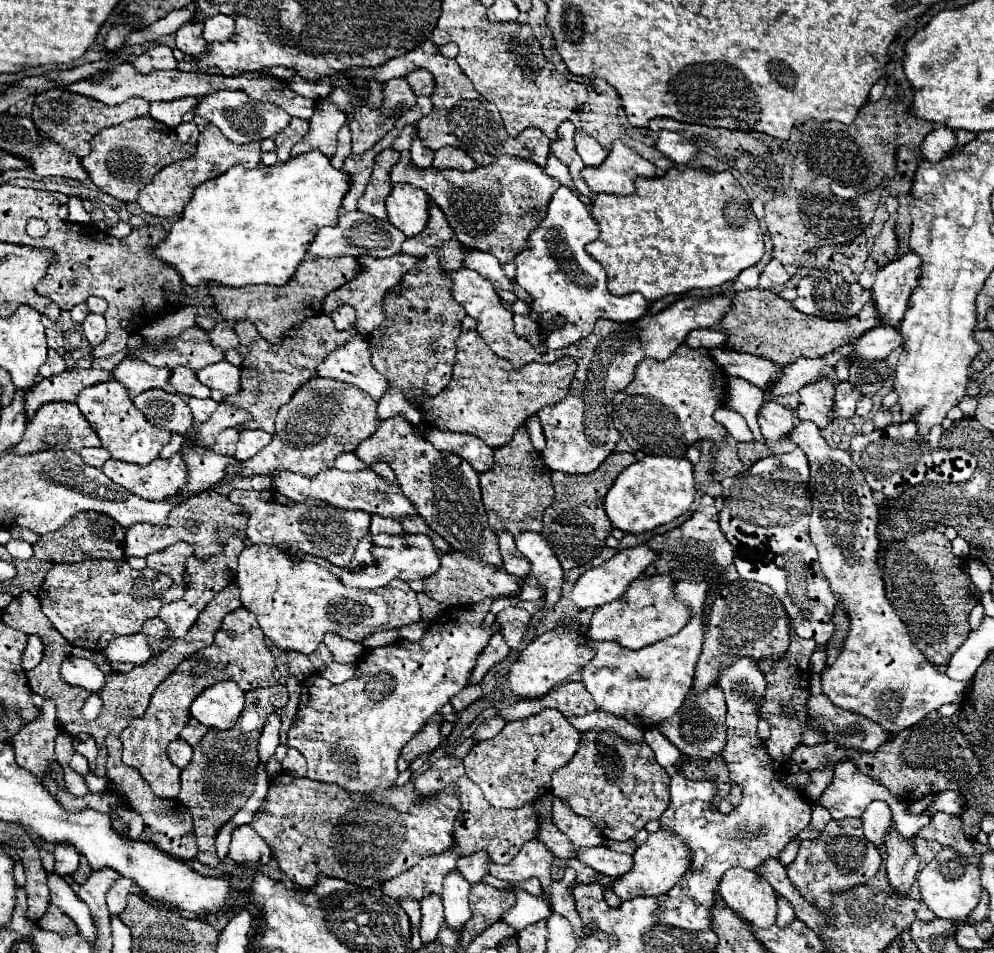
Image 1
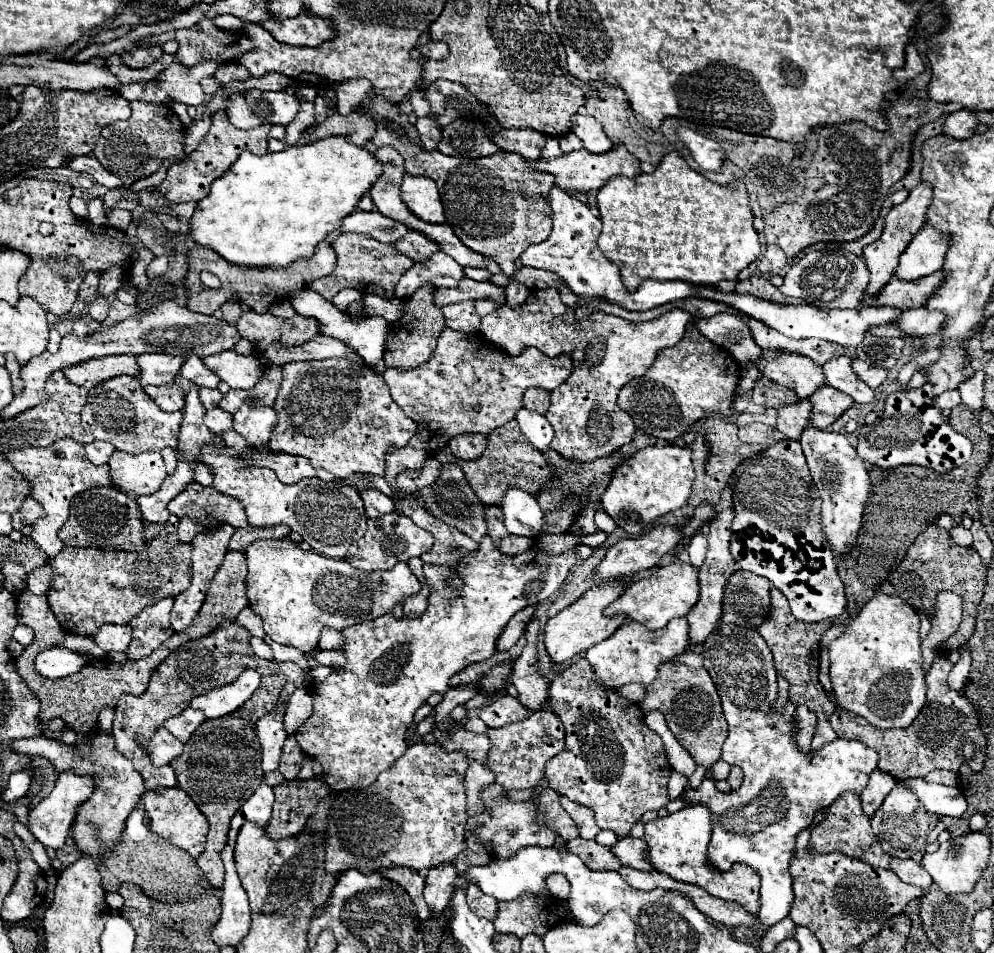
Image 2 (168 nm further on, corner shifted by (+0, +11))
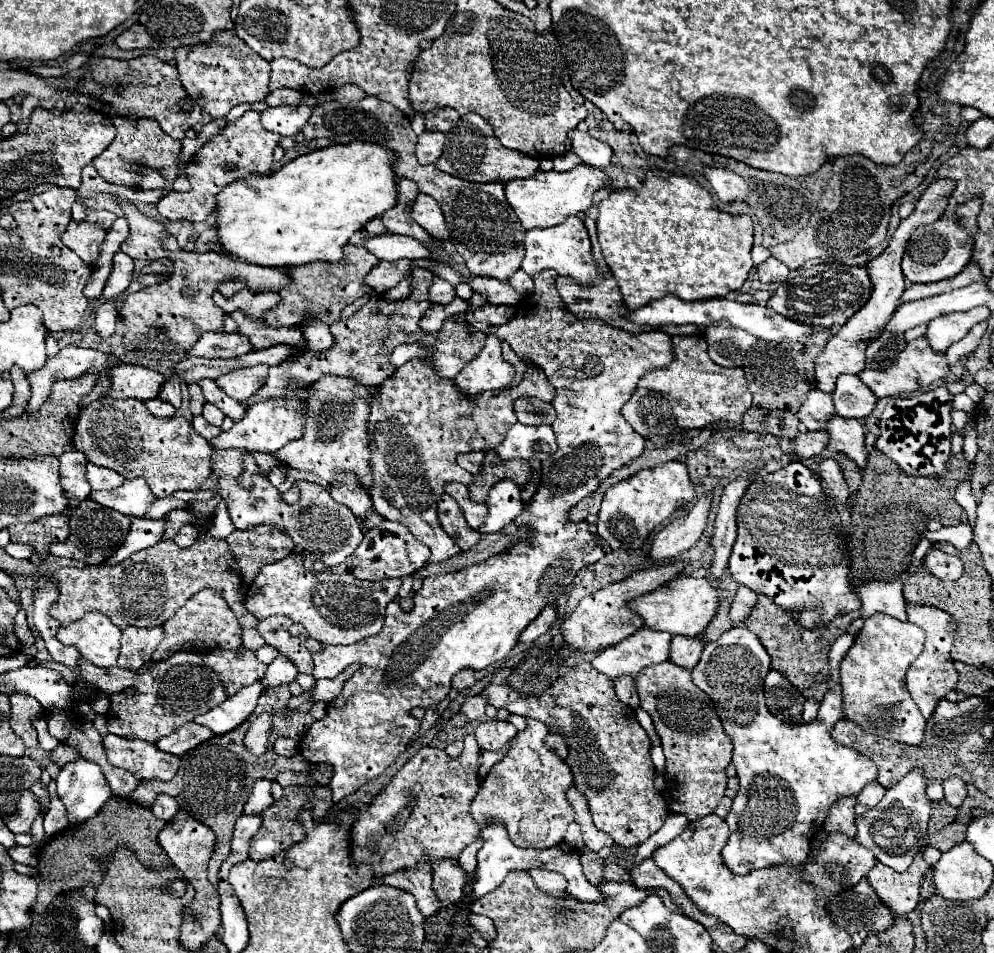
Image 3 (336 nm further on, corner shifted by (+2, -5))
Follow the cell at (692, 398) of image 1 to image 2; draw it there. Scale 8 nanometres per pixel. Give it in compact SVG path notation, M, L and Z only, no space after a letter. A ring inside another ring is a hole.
M689 324L681 342L661 350L641 378L621 388L617 404L633 418L637 430L659 442L673 442L701 418L731 416L737 382L739 364L723 348L717 348L717 344L699 334L695 324Z

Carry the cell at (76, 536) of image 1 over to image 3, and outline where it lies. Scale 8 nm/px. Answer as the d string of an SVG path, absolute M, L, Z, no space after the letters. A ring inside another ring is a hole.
M83 500L79 502L79 506L73 510L71 518L69 518L69 528L71 528L71 536L61 542L61 544L53 544L51 546L51 556L55 558L75 558L81 560L85 564L103 564L127 538L129 534L129 524L131 518L123 516L111 508L103 508L99 504L95 504L93 500Z

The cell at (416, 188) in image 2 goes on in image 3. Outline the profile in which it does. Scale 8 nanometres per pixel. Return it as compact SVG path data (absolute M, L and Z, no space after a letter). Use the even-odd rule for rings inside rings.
M419 194L413 208L411 208L411 216L435 240L441 240L441 242L449 240L445 216L443 216L443 210L435 198L431 198L427 194Z

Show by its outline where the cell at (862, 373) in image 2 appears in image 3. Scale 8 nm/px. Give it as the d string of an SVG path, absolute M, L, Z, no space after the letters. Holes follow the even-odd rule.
M925 336L915 338L913 342L905 344L905 350L901 352L901 358L895 360L887 370L863 370L859 378L875 392L877 398L903 394L903 392L915 392L919 388L927 388L939 380L943 380L949 374L949 364L945 360L945 352L935 352L929 348L929 342Z

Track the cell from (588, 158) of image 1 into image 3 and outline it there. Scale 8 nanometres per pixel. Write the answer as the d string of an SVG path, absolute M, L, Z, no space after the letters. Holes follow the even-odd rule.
M571 130L569 140L571 140L571 150L583 160L583 164L593 168L607 168L611 164L613 150L605 142L579 130Z

